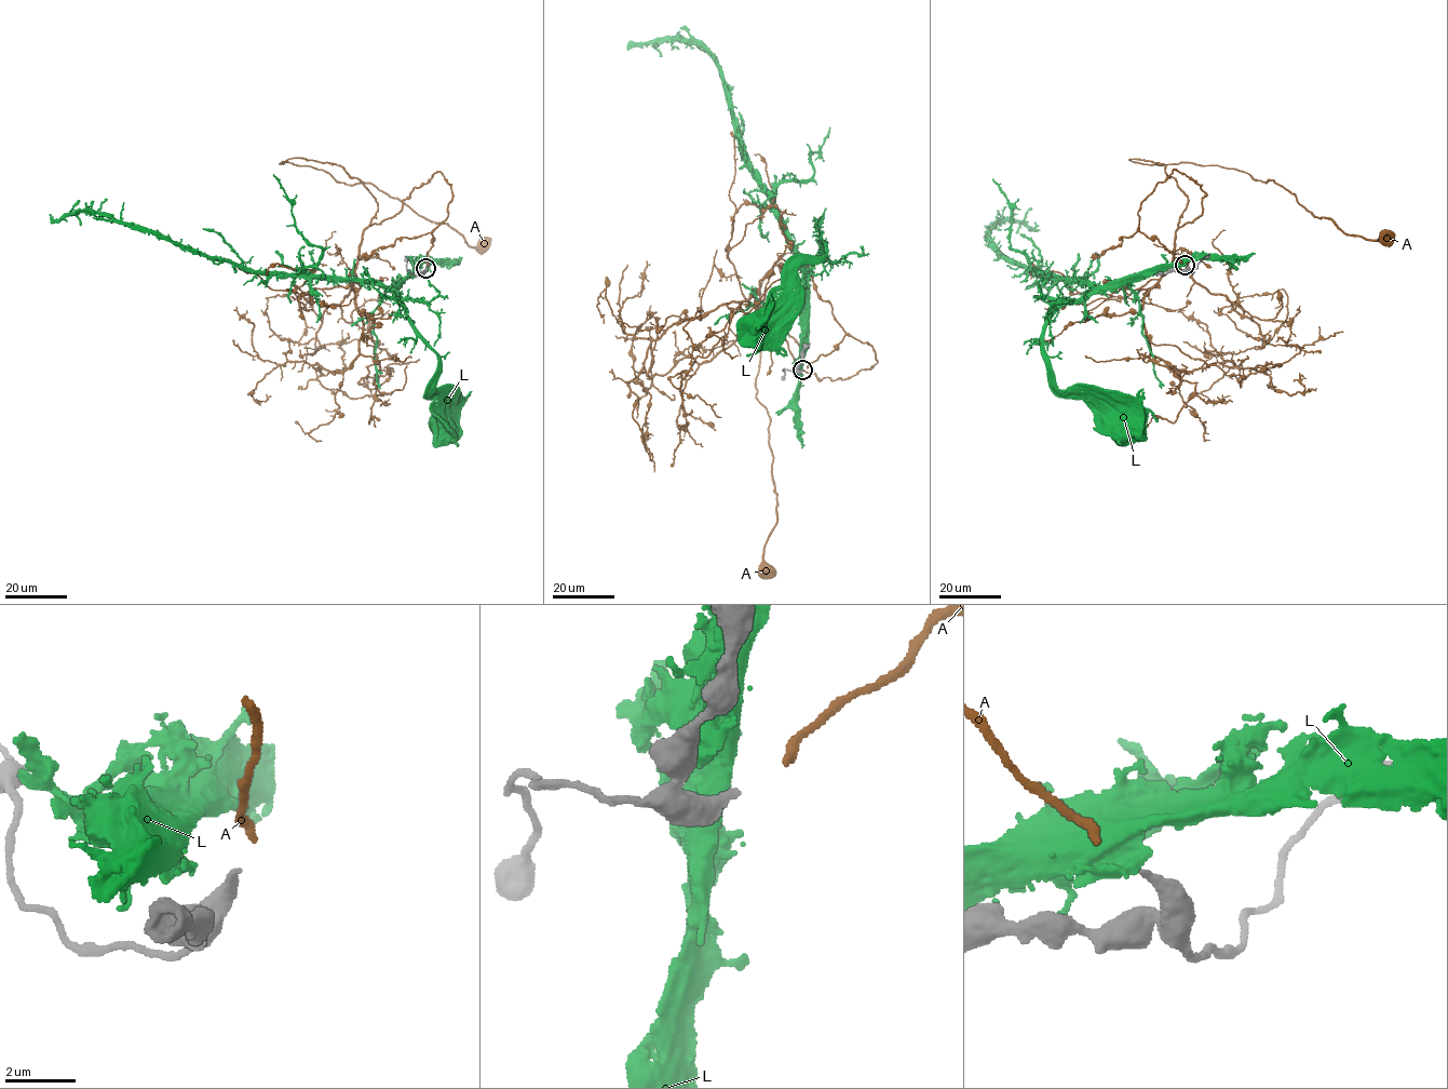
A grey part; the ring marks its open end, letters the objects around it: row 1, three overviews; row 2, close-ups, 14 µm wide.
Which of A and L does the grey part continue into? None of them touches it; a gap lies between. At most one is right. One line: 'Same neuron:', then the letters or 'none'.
Same neuron: A

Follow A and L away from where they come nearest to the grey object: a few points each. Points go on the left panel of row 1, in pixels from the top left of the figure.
A: (428, 265), (452, 197), (440, 171), (367, 227), (376, 200), (344, 169), (280, 163), (369, 183), (482, 244)
L: (422, 267), (414, 267), (394, 286), (419, 335), (437, 355), (435, 390), (446, 390), (437, 422), (441, 425)

